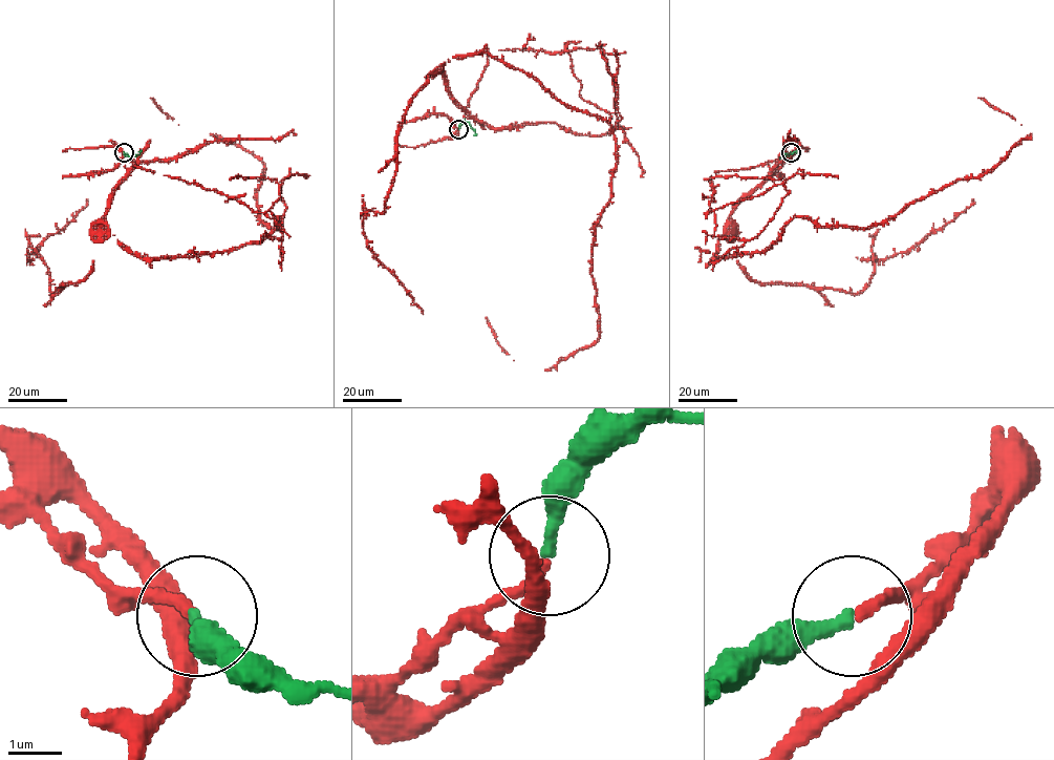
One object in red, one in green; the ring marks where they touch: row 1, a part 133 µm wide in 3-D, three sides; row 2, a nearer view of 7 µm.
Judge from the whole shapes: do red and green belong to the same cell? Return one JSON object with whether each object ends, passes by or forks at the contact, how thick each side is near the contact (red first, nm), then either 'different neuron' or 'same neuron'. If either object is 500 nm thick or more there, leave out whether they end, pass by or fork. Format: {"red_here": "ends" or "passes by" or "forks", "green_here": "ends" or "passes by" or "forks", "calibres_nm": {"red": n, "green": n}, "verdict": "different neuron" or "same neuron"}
{"red_here": "ends", "green_here": "ends", "calibres_nm": {"red": 220, "green": 240}, "verdict": "same neuron"}

